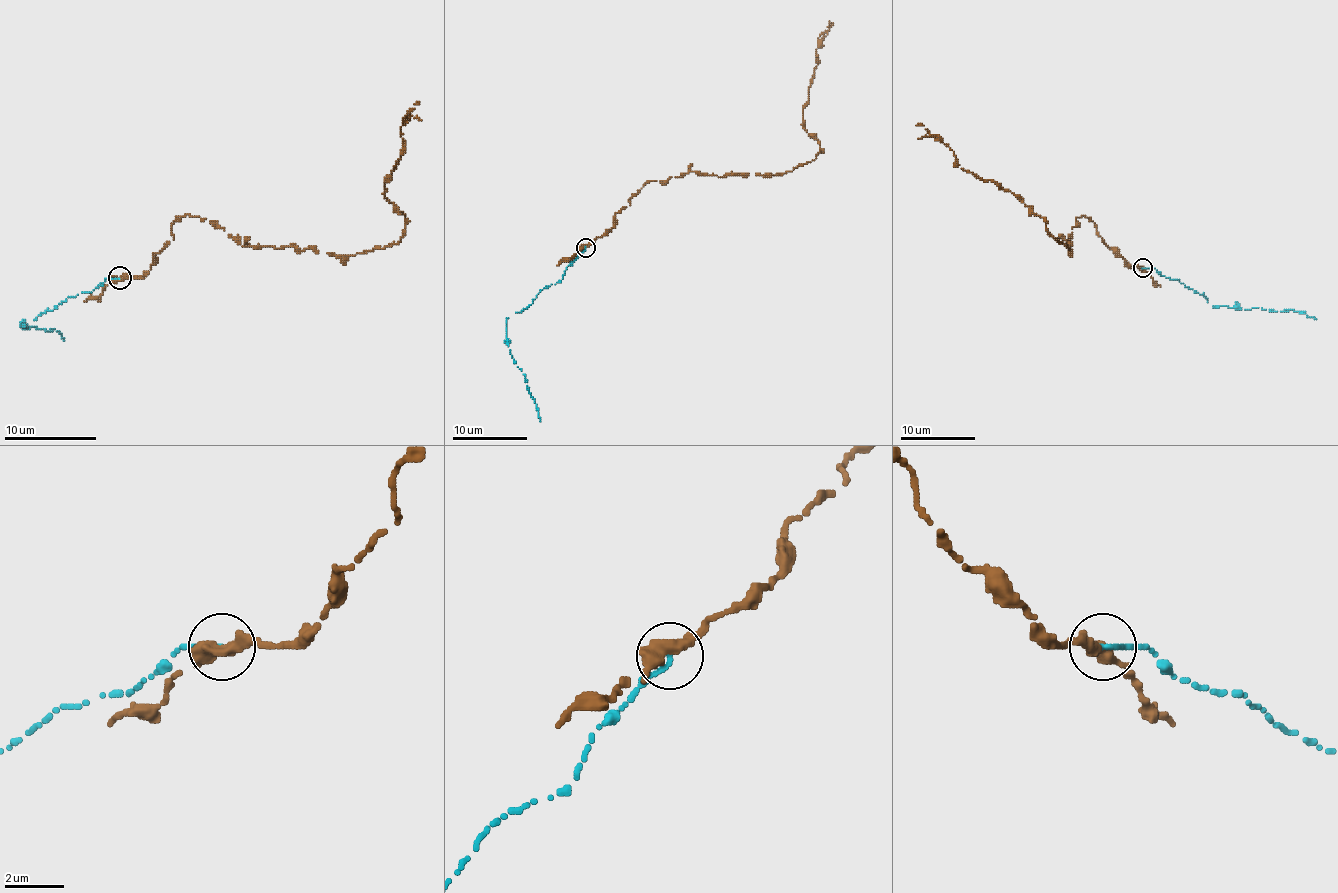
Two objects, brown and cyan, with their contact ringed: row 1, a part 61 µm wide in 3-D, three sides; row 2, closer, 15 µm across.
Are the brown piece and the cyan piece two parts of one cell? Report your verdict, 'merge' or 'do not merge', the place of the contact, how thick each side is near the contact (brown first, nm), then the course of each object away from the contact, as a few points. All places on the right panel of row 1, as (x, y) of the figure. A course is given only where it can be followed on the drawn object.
do not merge | (1143, 268) | 440/160 nm | brown via (1141, 268), (1081, 215), (1070, 249), (1010, 191), (957, 167), (948, 146), (916, 125) | cyan via (1143, 268), (1155, 268), (1162, 275), (1179, 279), (1215, 306), (1262, 307), (1271, 311), (1293, 309), (1316, 319)

